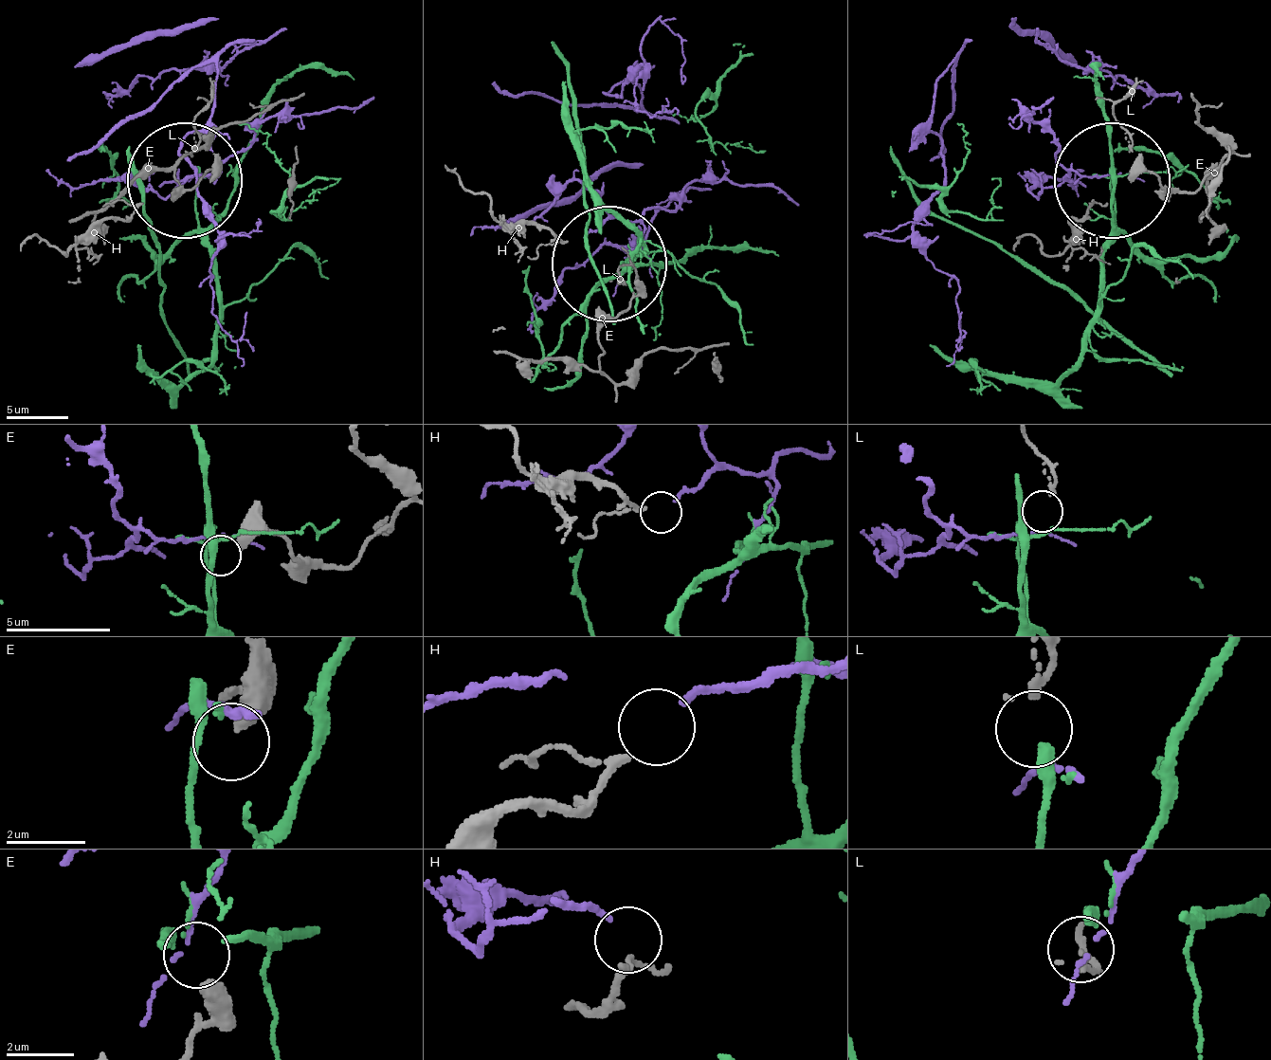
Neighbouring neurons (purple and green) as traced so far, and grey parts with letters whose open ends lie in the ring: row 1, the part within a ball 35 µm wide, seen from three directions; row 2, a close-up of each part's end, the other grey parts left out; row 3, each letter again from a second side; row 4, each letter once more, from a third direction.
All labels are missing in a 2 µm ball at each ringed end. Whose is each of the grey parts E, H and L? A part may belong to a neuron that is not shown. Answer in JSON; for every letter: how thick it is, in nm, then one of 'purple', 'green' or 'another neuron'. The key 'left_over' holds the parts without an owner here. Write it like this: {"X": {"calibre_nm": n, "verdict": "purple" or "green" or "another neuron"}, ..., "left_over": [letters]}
{"E": {"calibre_nm": 550, "verdict": "another neuron"}, "H": {"calibre_nm": 180, "verdict": "purple"}, "L": {"calibre_nm": 150, "verdict": "green"}, "left_over": ["E"]}

